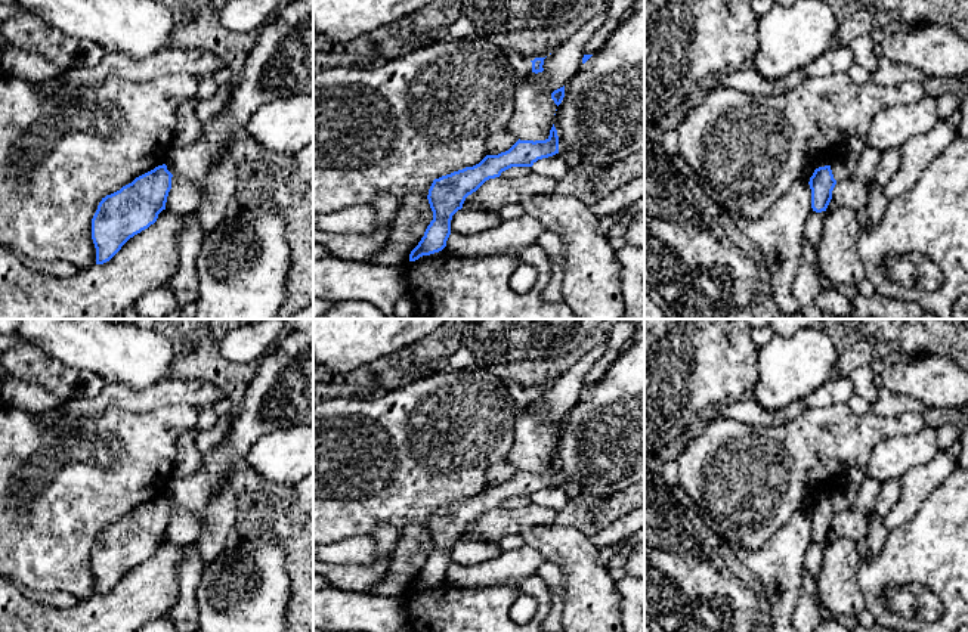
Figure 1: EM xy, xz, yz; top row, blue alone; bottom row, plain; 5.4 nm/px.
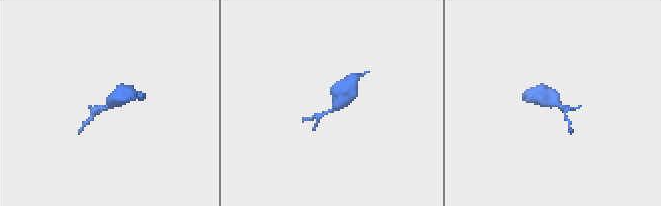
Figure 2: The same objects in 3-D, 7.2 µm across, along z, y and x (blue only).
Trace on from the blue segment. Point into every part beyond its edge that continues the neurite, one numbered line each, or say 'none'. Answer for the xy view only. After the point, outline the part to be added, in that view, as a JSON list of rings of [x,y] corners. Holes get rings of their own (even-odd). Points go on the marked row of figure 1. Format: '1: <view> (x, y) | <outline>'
none

